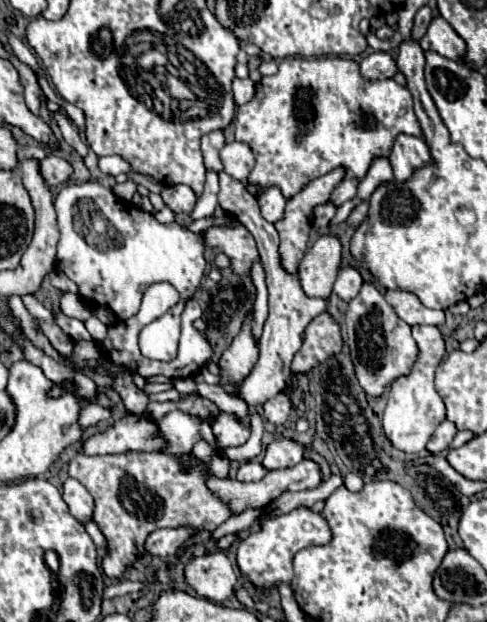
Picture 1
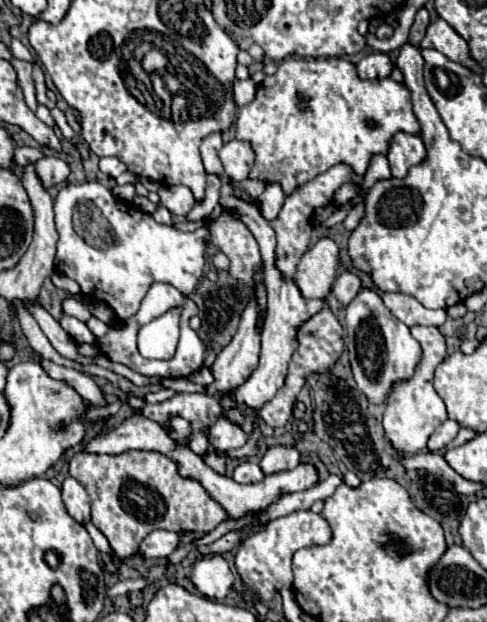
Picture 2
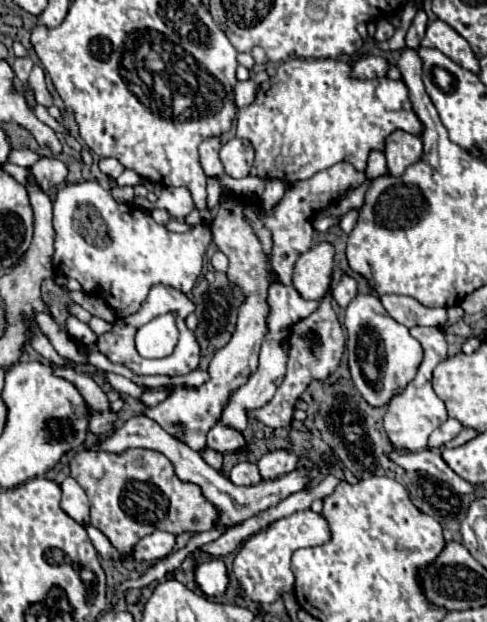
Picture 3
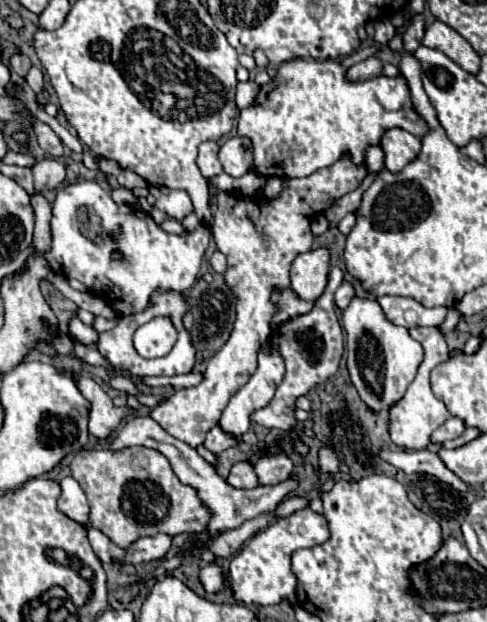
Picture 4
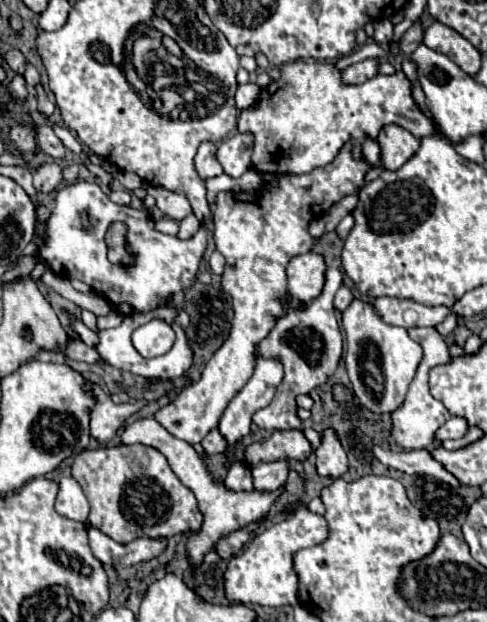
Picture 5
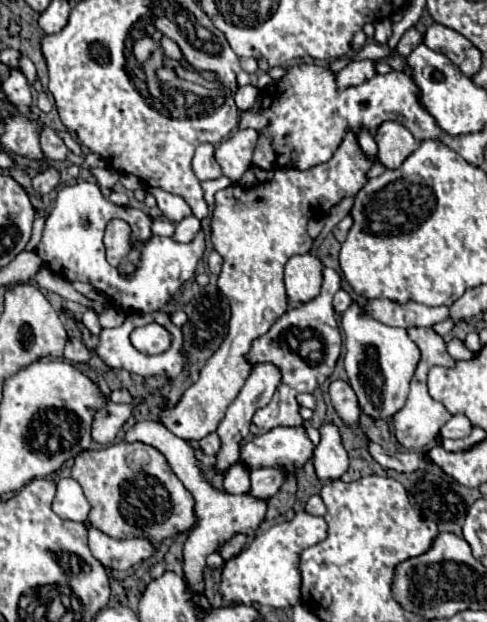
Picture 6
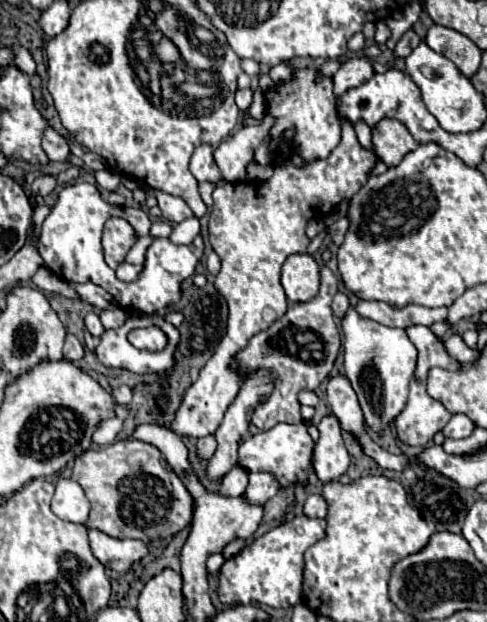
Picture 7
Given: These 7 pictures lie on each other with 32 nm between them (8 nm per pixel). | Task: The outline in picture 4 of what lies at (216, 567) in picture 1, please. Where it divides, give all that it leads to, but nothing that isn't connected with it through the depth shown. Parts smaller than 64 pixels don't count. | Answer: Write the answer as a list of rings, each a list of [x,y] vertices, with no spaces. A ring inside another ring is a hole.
[[[210,562],[204,568],[200,568],[198,578],[200,578],[204,590],[210,594],[218,594],[226,586],[226,576],[224,576],[224,570],[218,562]]]

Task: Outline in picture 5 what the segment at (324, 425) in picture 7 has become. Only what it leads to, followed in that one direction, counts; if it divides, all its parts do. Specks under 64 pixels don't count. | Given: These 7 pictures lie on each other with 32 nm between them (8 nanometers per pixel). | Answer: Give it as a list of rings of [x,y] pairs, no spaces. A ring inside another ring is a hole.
[[[326,430],[322,436],[322,444],[316,450],[316,470],[320,476],[328,478],[338,478],[348,470],[346,452],[338,446],[334,430]]]

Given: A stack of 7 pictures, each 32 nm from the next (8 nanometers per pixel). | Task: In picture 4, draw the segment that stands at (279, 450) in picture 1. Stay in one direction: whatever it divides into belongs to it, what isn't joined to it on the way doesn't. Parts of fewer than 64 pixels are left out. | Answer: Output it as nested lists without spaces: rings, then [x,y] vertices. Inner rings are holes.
[[[286,452],[264,456],[256,462],[256,476],[260,484],[274,484],[282,478],[288,478],[294,470],[294,462]]]

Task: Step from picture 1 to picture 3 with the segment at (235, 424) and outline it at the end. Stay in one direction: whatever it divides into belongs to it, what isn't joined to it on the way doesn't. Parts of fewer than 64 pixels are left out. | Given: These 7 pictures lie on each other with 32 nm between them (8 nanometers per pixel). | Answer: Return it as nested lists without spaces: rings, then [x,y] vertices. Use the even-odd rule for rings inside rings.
[[[222,420],[216,422],[210,432],[208,432],[208,448],[216,450],[216,452],[230,452],[230,450],[238,450],[246,444],[244,434],[228,424],[224,424]]]

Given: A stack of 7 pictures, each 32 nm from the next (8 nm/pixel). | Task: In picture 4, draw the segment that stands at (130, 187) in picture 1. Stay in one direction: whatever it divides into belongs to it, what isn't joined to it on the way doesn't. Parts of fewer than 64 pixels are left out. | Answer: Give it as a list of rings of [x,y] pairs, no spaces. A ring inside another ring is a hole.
[[[116,188],[112,190],[112,198],[118,204],[134,204],[134,194],[130,188]]]

